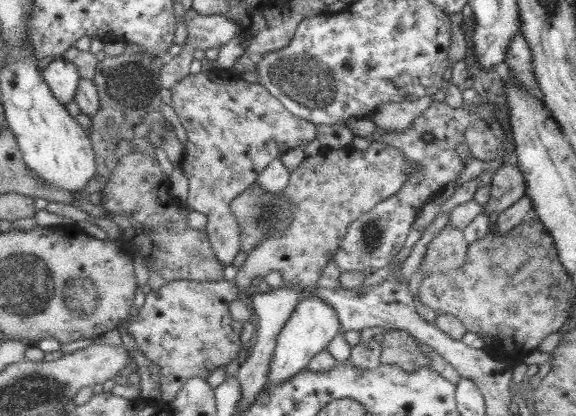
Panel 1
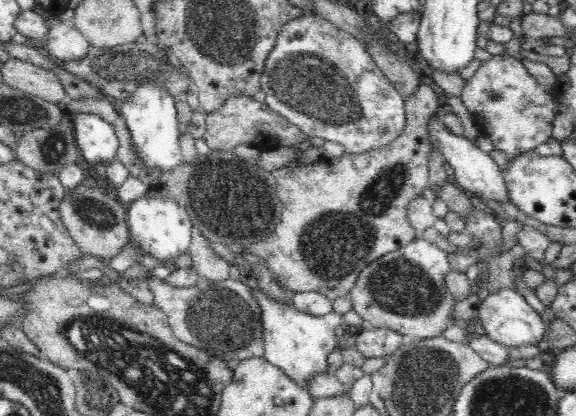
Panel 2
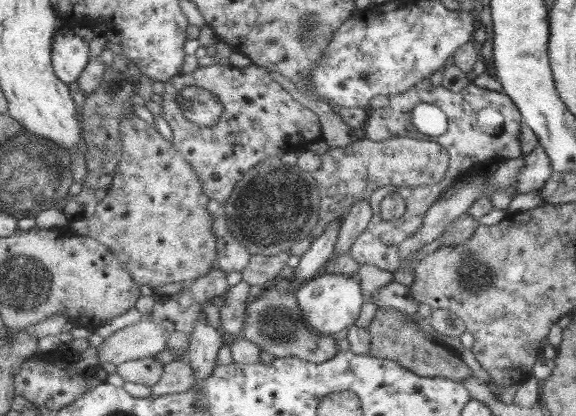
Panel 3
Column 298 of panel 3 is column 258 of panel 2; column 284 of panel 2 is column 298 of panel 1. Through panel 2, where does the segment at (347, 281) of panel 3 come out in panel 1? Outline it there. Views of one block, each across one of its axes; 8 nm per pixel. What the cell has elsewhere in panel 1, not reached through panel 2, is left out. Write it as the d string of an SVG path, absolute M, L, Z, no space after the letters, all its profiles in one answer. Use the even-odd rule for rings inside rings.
M305 291L294 313L277 336L269 366L268 383L274 383L274 385L284 383L300 371L306 370L312 358L326 349L330 341L339 334L340 327L336 311L328 303L324 303L322 299L318 299L318 297L314 297L314 294Z

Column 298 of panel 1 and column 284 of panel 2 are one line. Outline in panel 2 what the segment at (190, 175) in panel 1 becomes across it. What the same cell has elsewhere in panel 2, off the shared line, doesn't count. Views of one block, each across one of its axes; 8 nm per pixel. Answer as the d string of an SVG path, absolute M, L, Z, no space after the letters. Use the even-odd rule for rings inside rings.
M236 94L230 96L222 108L208 114L206 117L207 130L203 138L212 151L232 150L239 144L248 144L262 151L273 151L278 147L290 147L309 140L310 136L304 134L296 125L292 124L281 114L269 109L265 102L258 102L252 96Z

